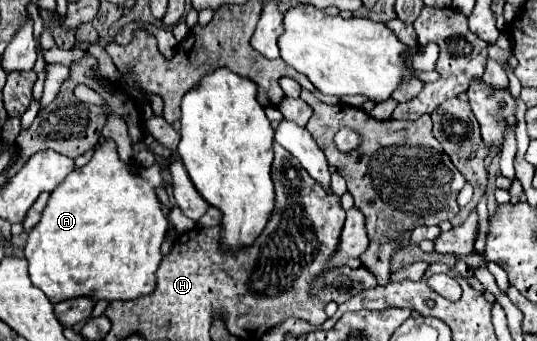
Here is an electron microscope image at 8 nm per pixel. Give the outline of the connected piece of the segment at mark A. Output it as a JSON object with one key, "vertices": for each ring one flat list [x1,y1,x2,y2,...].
{"vertices":[[107,140,83,168,73,170,53,192,43,210,41,222,29,232,25,258,29,262,31,282,45,292,51,304,87,296,99,300,137,300,157,286,157,268,161,264,161,244,169,230,169,222,161,212,155,188,161,186,159,166,141,168,123,164,117,156,113,140]]}

